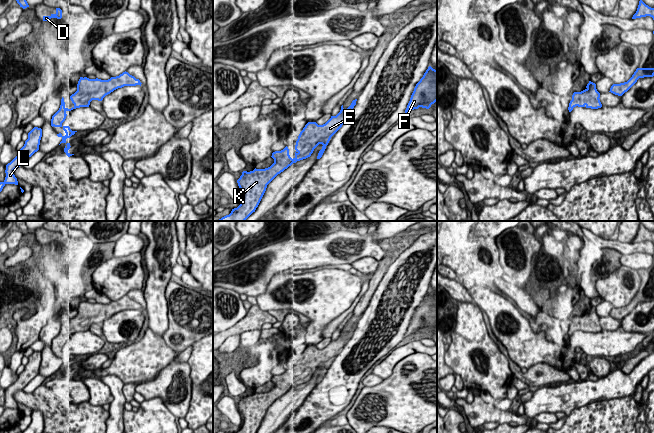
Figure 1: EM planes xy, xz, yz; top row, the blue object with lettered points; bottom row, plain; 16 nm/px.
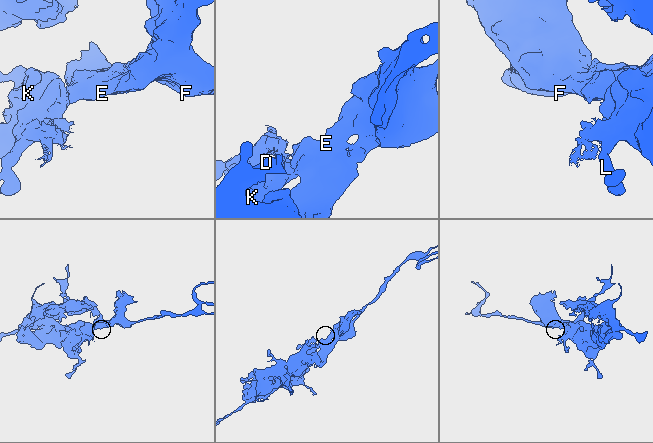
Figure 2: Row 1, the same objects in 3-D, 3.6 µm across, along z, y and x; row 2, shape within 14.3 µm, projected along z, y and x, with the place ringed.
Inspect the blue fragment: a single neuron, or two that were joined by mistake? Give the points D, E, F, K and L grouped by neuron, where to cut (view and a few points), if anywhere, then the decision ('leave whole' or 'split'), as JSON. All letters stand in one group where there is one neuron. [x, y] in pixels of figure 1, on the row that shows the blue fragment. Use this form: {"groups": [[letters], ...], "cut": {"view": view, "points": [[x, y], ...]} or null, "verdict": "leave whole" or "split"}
{"groups": [["D", "E", "F", "K", "L"]], "cut": null, "verdict": "leave whole"}

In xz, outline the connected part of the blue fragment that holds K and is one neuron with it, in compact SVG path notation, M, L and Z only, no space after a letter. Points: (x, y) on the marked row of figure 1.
M357 99L353 100L351 105L344 109L341 106L340 112L323 125L316 122L308 122L300 132L295 145L295 157L292 159L289 155L289 149L286 146L281 151L272 153L274 163L265 169L254 169L253 171L243 171L237 180L238 186L242 192L242 201L237 208L232 209L229 215L226 215L218 221L245 221L258 207L267 185L281 172L297 161L311 156L314 149L322 144L317 159L320 159L328 145L331 137L342 127L345 120L352 113Z

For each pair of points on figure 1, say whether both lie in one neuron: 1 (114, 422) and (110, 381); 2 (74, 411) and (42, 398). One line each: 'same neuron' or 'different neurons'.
1: same neuron
2: same neuron

